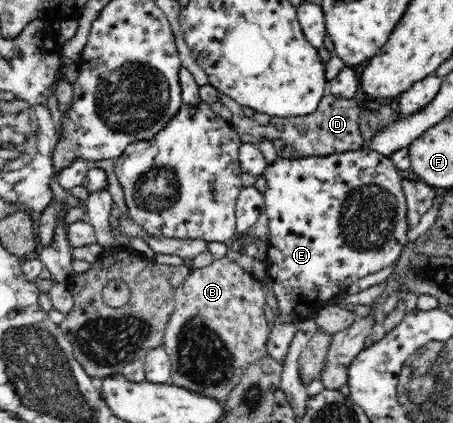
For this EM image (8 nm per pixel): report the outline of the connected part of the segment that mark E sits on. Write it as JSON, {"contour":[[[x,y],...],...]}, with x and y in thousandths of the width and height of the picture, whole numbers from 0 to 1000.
{"contour":[[[804,350],[653,378],[614,374],[605,388],[589,392],[581,501],[594,515],[596,558],[583,622],[585,652],[598,674],[614,735],[605,738],[600,759],[589,761],[589,842],[627,861],[664,757],[693,747],[748,700],[762,700],[786,662],[874,622],[901,567],[905,539],[896,518],[896,456],[885,437],[890,421],[879,407],[863,374]]]}

